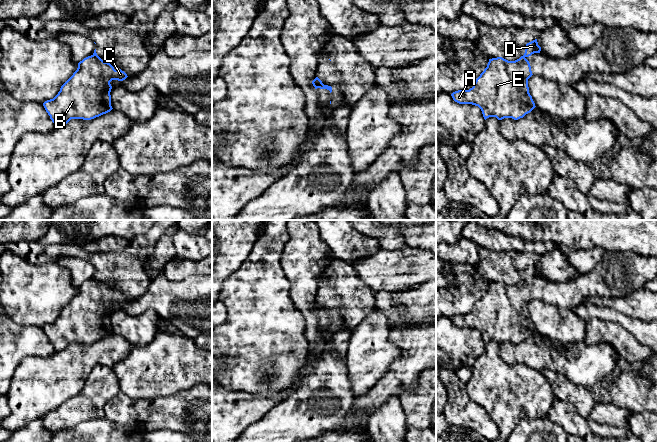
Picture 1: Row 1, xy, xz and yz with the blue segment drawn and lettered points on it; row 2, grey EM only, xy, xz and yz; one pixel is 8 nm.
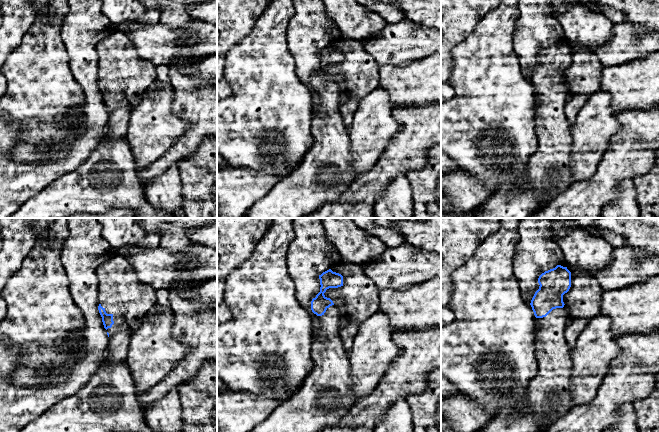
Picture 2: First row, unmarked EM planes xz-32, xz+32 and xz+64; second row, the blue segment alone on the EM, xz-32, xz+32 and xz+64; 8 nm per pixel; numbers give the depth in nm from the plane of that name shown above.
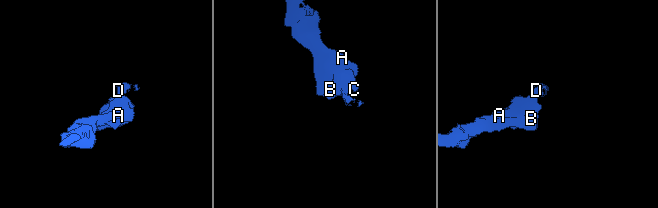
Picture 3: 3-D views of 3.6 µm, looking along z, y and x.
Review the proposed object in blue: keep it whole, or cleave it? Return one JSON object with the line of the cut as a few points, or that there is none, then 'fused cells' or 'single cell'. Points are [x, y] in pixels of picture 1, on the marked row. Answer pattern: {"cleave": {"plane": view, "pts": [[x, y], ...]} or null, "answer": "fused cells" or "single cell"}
{"cleave": {"plane": "xz", "pts": [[322, 83], [318, 87]]}, "answer": "fused cells"}

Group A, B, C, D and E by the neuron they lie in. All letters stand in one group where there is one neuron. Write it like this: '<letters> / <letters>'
A B C E / D

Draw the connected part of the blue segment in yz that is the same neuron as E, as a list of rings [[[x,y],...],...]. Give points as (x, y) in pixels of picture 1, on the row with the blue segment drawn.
[[[524,56],[515,61],[492,58],[472,88],[455,91],[451,96],[459,104],[478,106],[485,120],[489,117],[518,120],[536,107],[528,87],[532,75]]]

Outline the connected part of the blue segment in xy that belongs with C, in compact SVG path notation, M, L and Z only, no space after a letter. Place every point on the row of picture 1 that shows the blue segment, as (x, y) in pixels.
M91 55L78 63L77 70L61 86L58 94L43 103L55 127L71 119L91 120L110 112L112 80L123 81L127 74Z

